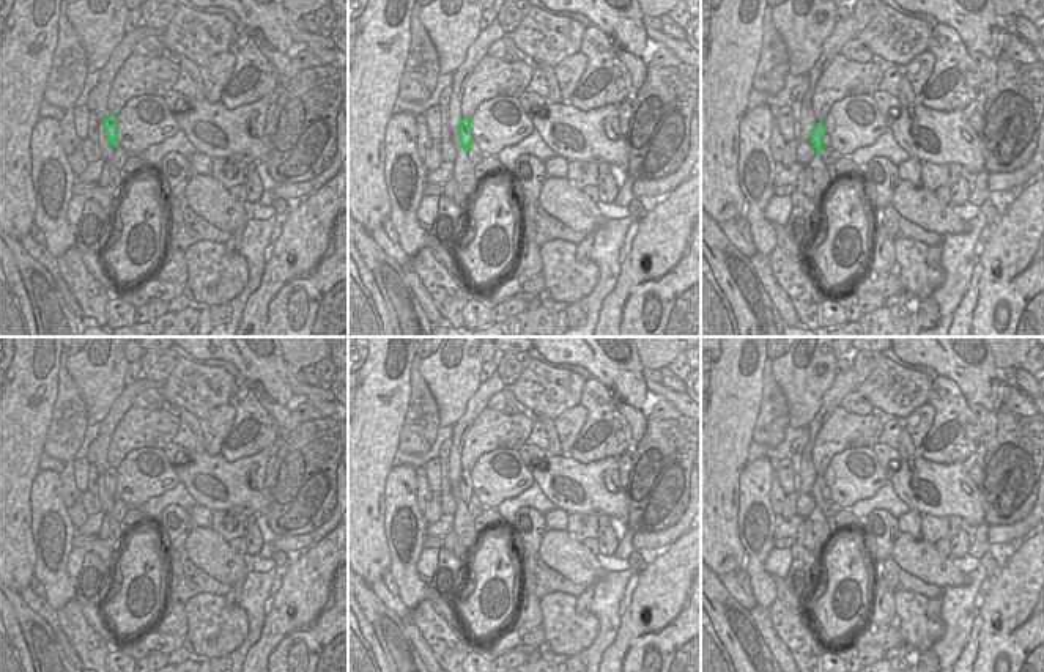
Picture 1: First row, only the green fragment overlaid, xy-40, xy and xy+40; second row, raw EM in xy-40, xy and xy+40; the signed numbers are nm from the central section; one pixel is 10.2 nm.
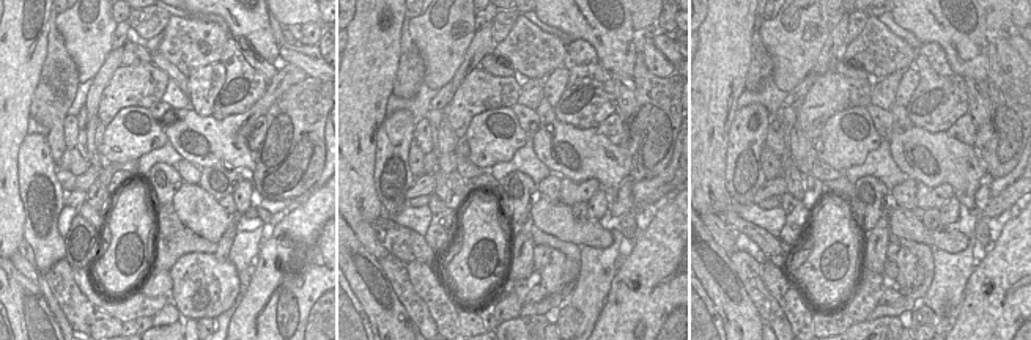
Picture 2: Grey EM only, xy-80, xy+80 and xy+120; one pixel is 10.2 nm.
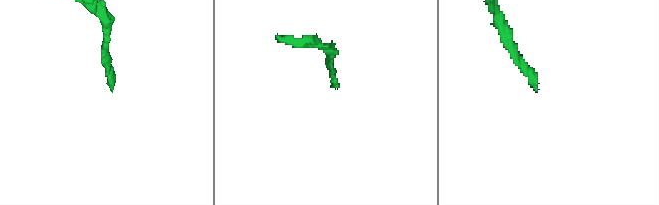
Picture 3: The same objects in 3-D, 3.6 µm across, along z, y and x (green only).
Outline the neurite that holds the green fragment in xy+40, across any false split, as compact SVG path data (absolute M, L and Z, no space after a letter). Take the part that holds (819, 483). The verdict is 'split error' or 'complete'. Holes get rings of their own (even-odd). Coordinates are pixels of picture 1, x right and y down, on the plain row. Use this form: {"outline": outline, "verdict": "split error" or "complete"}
{"outline": "M817 475L809 494L814 497L816 505L820 508L824 516L831 518L842 508L838 504L833 504L831 507L827 505L825 497L822 496L824 488L825 488L825 478L822 475Z", "verdict": "split error"}

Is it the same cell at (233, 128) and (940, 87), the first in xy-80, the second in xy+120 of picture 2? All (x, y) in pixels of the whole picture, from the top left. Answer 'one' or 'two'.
two

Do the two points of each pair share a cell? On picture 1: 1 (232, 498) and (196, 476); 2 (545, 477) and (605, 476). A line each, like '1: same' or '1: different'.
1: same
2: same

